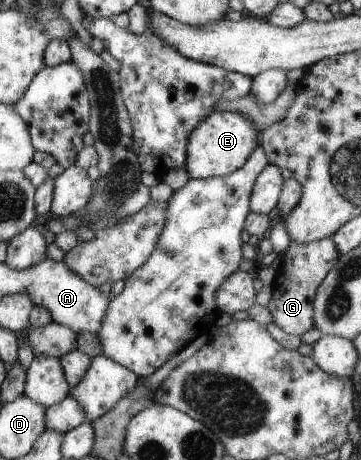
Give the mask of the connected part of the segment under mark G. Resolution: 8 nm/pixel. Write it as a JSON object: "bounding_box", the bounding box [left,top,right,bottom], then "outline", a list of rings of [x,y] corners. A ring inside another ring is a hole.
{"bounding_box":[267,237,340,336],"outline":[[[331,237],[311,242],[297,244],[291,240],[287,252],[282,256],[281,264],[274,282],[272,298],[267,305],[273,322],[287,334],[301,336],[313,326],[313,300],[317,287],[338,262],[340,254]]]}

